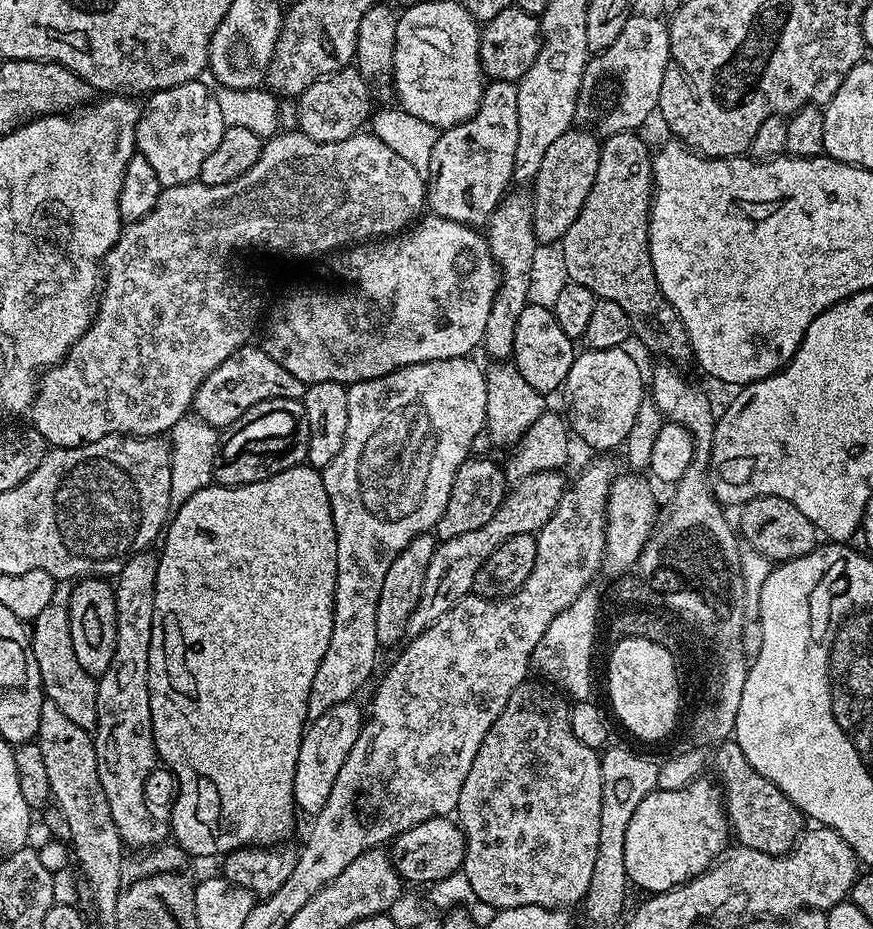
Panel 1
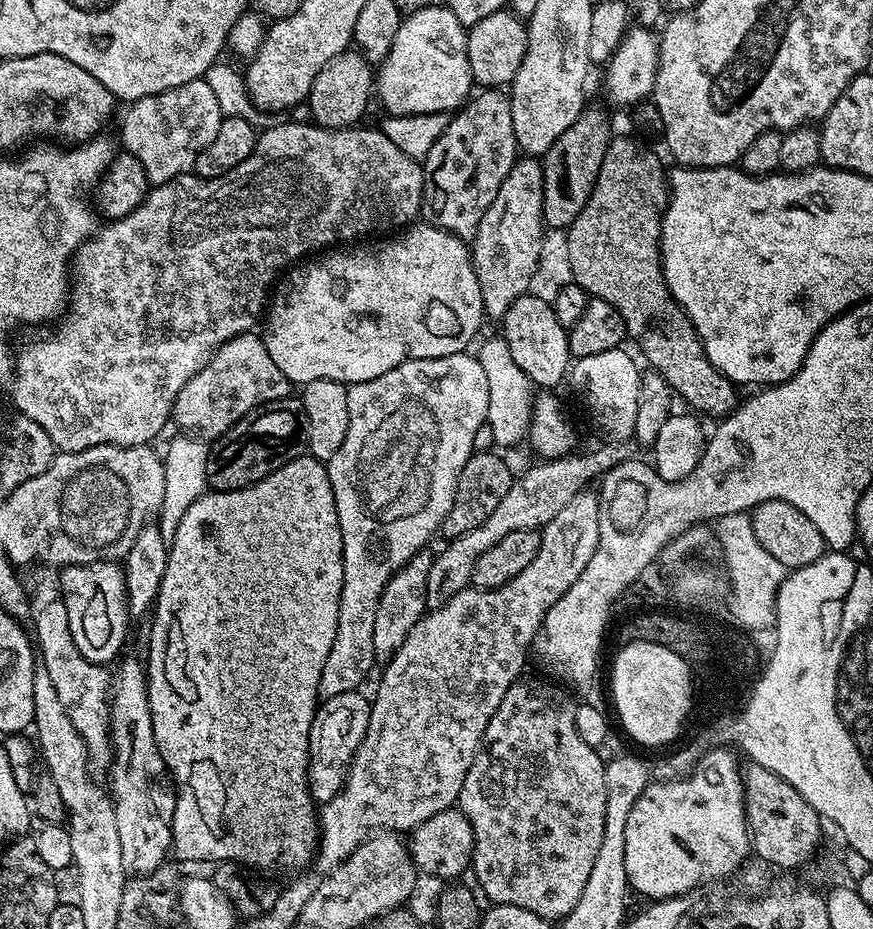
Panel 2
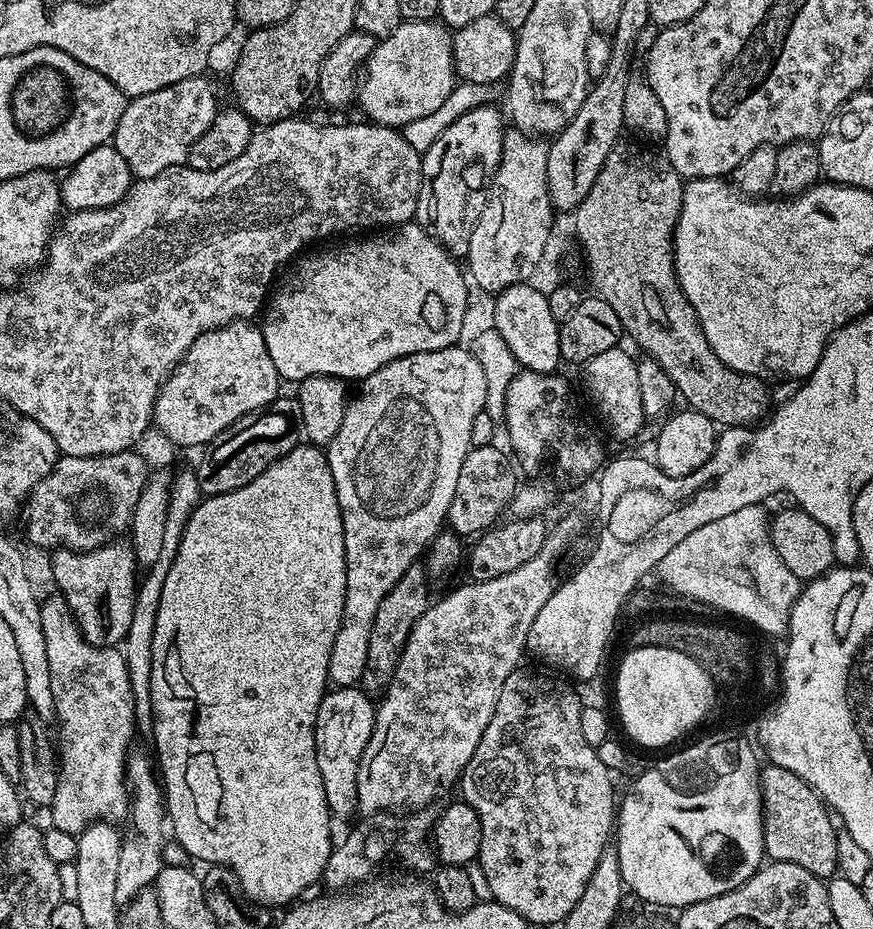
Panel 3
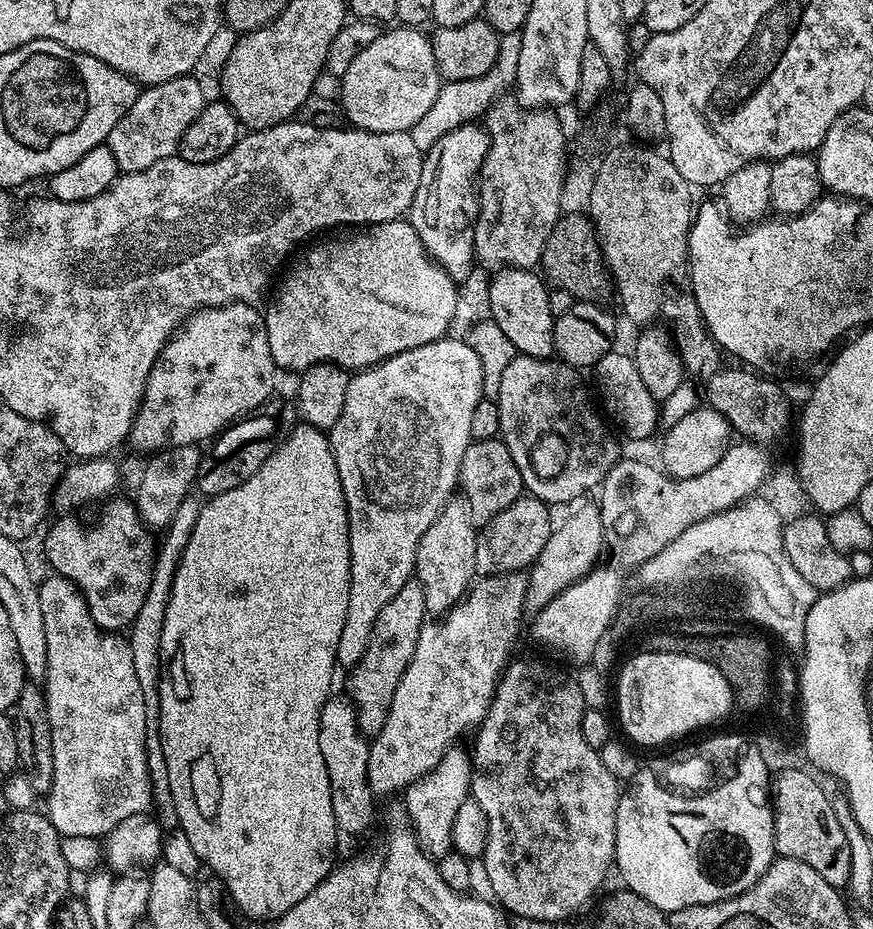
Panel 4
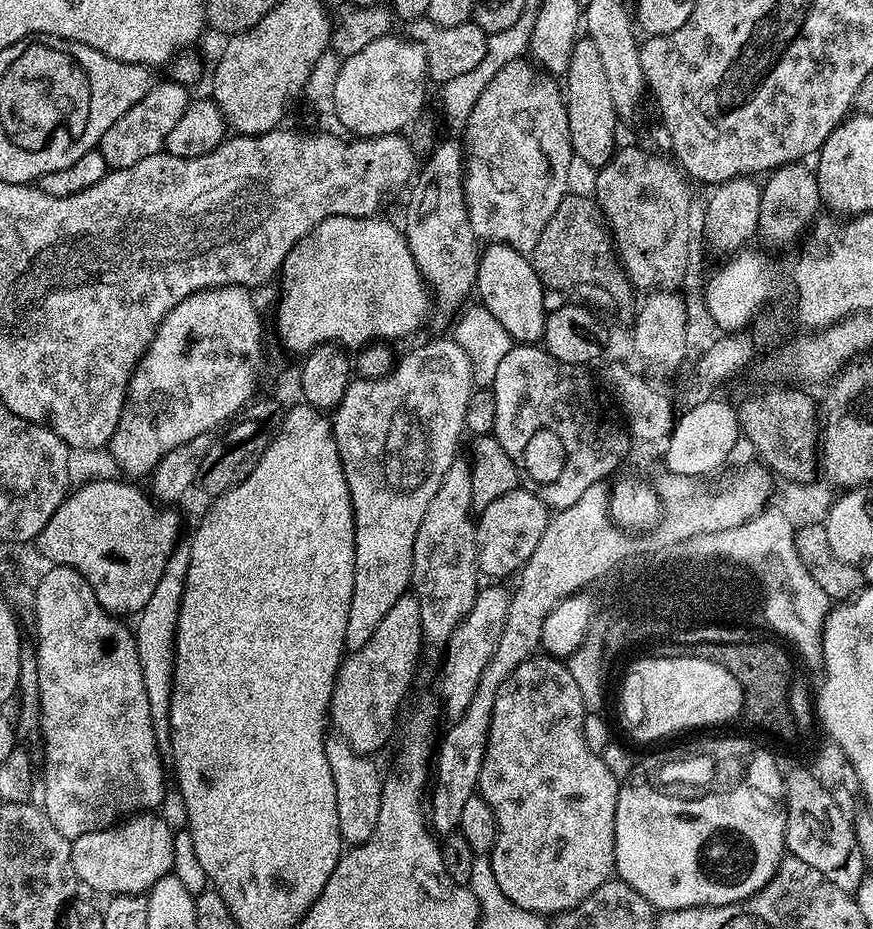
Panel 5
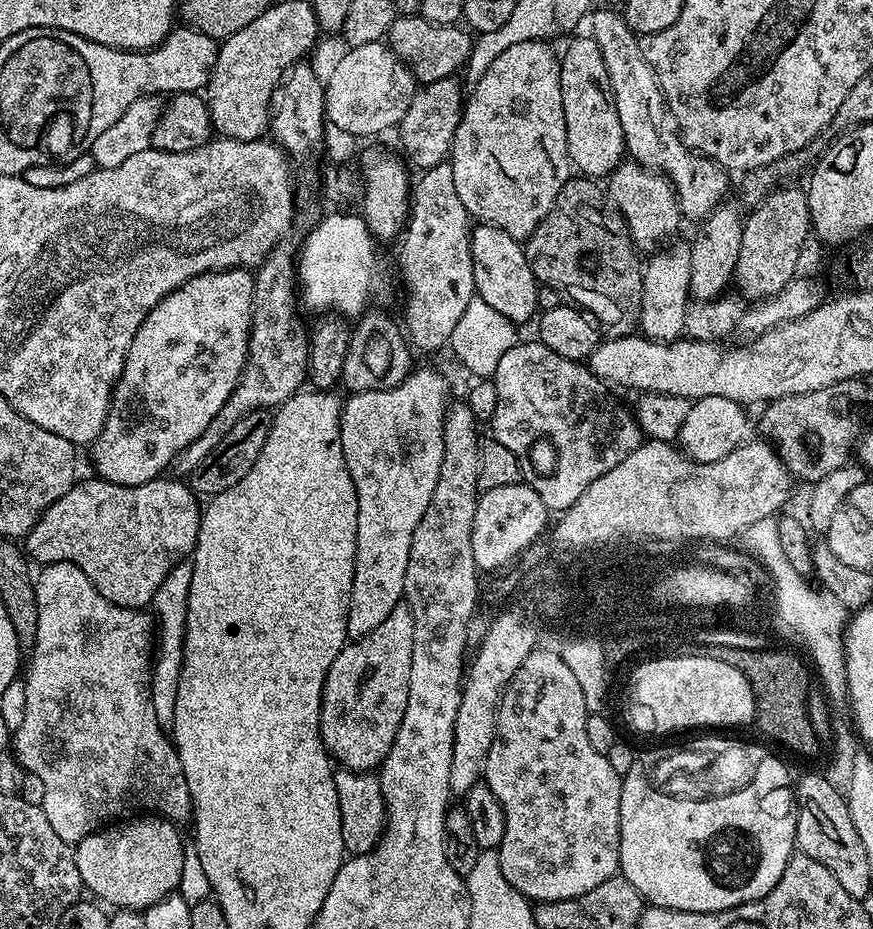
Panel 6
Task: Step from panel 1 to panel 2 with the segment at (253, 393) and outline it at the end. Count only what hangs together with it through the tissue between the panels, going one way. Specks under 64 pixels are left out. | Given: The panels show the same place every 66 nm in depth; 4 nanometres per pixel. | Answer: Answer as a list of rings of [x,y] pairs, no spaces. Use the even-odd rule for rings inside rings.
[[[255,331],[244,332],[241,336],[230,338],[220,348],[213,352],[210,359],[203,364],[197,372],[182,386],[178,398],[172,407],[171,419],[177,424],[177,429],[188,434],[195,434],[201,438],[215,438],[222,435],[234,422],[238,422],[250,410],[254,410],[259,404],[283,400],[293,391],[294,385],[291,380],[278,370],[274,358],[266,350],[263,339]]]

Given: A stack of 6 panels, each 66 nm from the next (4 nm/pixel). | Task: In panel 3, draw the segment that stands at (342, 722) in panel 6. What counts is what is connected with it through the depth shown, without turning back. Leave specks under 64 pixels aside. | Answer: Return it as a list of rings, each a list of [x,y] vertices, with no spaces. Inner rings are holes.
[[[417,562],[410,566],[410,570],[406,570],[402,578],[398,578],[398,582],[394,582],[394,590],[390,590],[390,594],[382,598],[382,606],[378,606],[378,615],[374,617],[374,630],[370,630],[368,669],[364,671],[362,681],[369,693],[379,693],[391,680],[418,618],[422,618],[422,614],[426,614],[428,609],[428,583],[430,580],[426,575],[425,565]]]

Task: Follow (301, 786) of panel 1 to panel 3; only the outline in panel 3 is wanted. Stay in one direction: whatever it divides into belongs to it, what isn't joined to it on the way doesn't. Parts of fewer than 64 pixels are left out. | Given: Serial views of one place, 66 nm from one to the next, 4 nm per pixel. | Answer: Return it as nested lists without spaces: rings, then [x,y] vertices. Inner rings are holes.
[[[360,686],[333,687],[325,691],[318,706],[316,719],[318,770],[322,774],[322,786],[326,790],[328,811],[333,817],[357,815],[358,766],[366,750],[366,742],[370,742],[370,734],[376,725],[376,709],[373,697]]]

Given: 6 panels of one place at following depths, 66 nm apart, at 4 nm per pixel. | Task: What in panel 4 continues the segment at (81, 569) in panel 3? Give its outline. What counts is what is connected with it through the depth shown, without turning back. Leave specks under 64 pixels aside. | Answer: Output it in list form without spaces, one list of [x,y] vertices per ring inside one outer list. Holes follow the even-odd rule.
[[[109,499],[101,507],[105,508],[89,528],[68,520],[72,518],[60,518],[64,520],[47,529],[44,536],[49,569],[78,586],[98,627],[105,632],[119,633],[134,622],[146,599],[146,590],[150,590],[157,545],[154,540],[152,544],[153,533],[142,522],[135,503],[131,499],[116,499]]]

